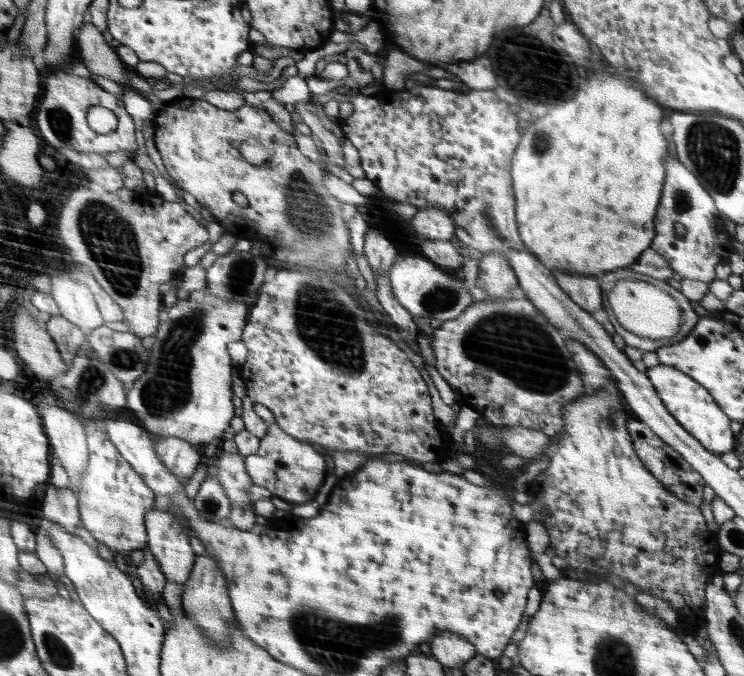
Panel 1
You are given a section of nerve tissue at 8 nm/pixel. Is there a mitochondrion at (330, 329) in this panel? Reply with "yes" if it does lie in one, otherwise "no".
yes

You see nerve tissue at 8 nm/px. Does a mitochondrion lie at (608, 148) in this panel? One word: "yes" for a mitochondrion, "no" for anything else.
no

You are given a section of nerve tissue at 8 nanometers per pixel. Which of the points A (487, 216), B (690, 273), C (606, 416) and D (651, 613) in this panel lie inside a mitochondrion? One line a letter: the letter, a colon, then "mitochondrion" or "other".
A: mitochondrion
B: other
C: mitochondrion
D: other

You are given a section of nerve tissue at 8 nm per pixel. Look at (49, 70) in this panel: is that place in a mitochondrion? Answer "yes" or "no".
no

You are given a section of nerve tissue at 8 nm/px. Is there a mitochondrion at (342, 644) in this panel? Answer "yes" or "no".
yes

